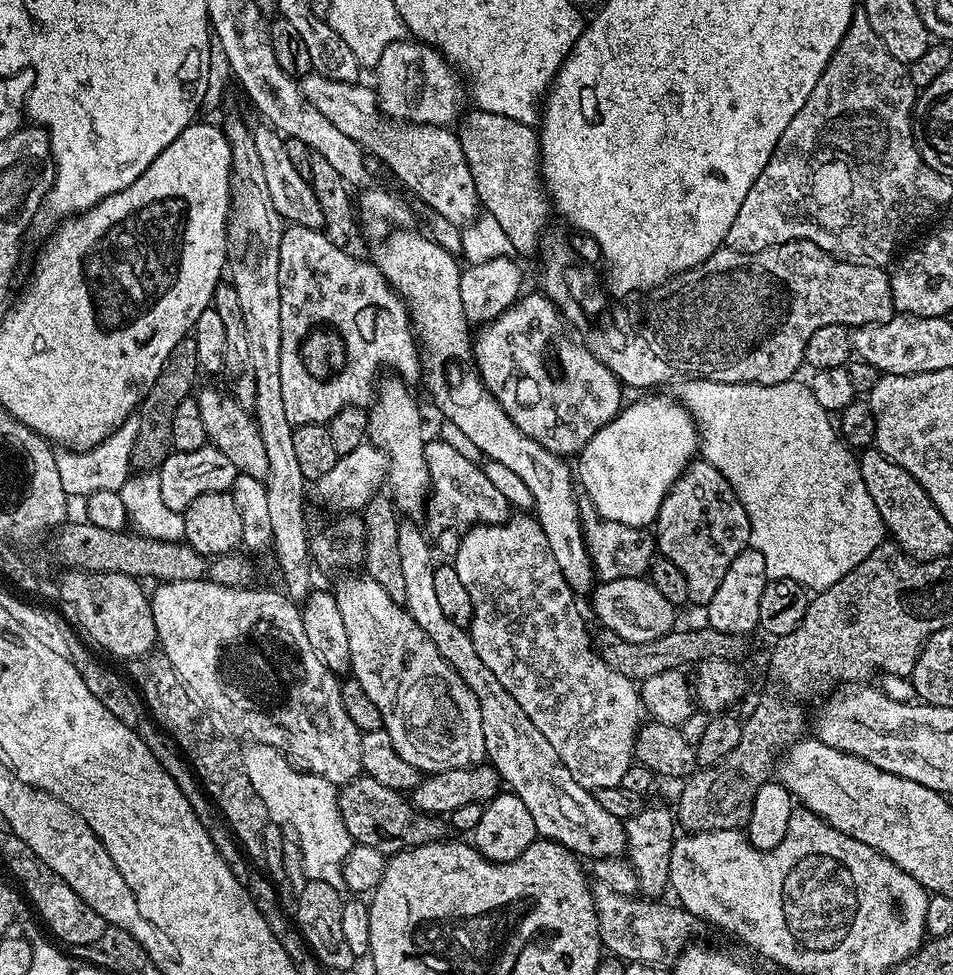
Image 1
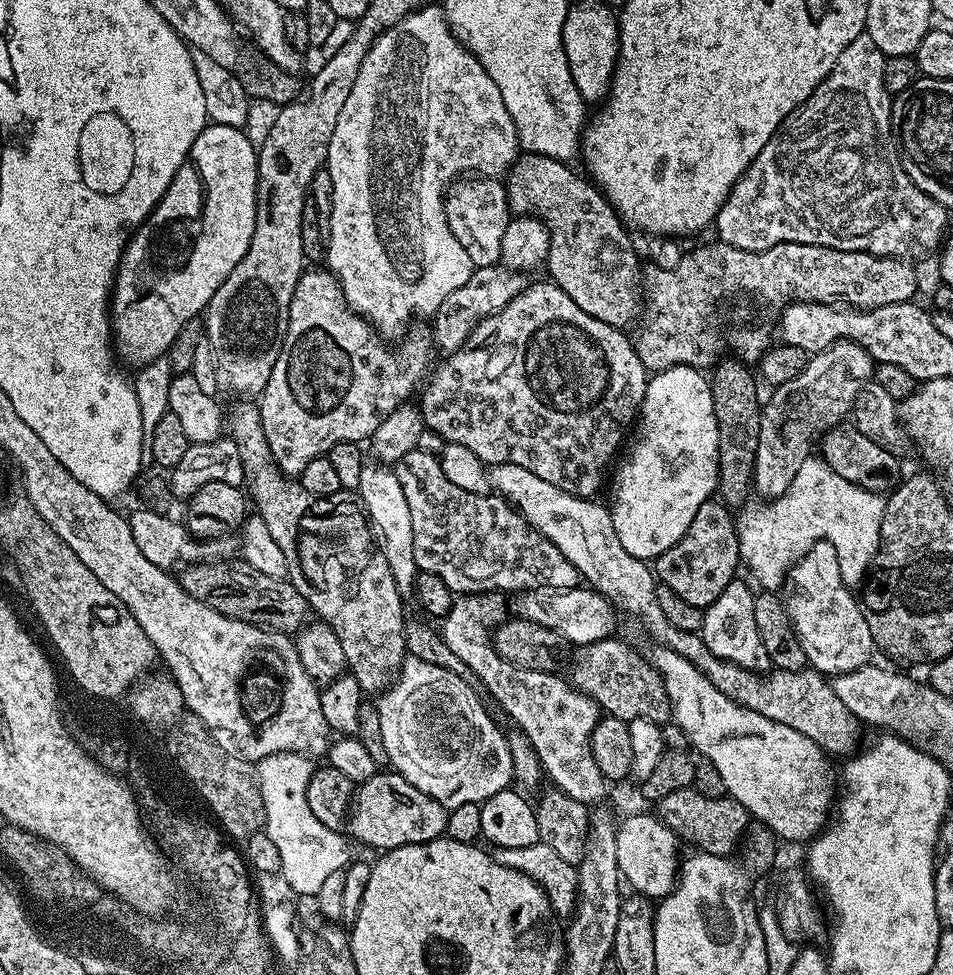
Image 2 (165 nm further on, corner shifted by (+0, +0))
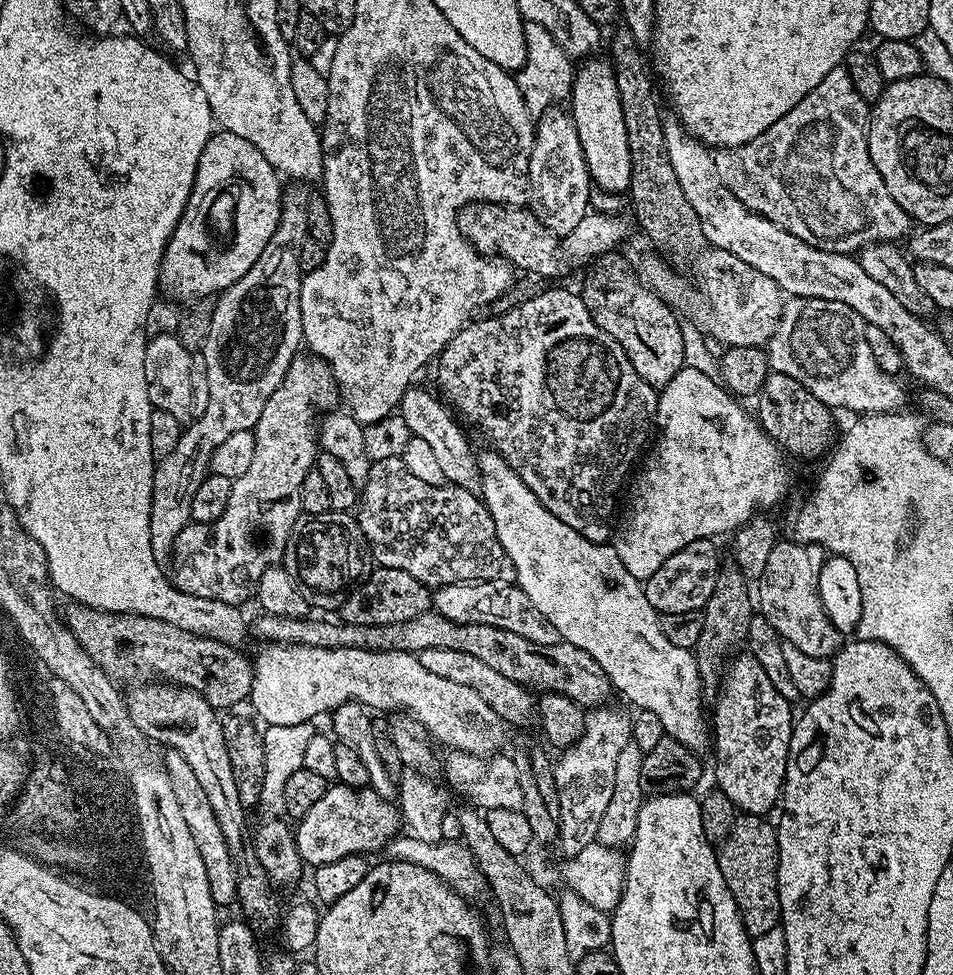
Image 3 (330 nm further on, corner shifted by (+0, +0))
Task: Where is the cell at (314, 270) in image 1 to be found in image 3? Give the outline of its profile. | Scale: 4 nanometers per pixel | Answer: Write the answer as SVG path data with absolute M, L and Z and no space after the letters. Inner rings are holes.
M297 354L290 362L278 390L270 394L258 418L254 429L256 433L254 458L250 461L246 474L242 474L242 478L232 482L230 503L226 505L222 518L215 520L210 527L195 522L188 524L186 530L178 534L178 542L174 542L170 576L183 595L192 596L201 602L216 600L217 605L240 606L243 600L251 601L255 597L262 574L277 567L285 559L292 527L302 514L300 510L302 478L306 478L306 474L314 467L318 455L318 432L314 427L314 421L317 419L316 408L335 409L336 400L338 404L336 379L328 369L328 363L308 354Z

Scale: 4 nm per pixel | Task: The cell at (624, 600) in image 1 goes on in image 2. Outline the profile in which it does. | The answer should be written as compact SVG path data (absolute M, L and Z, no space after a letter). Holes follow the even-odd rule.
M577 586L575 588L529 588L521 591L515 597L516 612L515 615L522 620L529 620L535 624L546 626L550 630L554 630L569 645L579 646L582 644L592 644L596 640L607 640L613 635L612 627L616 624L616 616L613 605L607 597L599 594L588 586Z

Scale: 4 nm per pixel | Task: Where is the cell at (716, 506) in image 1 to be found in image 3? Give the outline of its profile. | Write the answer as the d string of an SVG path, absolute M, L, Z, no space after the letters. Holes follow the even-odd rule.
M710 538L690 542L690 545L666 558L666 562L662 562L662 566L658 566L658 570L654 570L654 574L643 581L646 602L650 602L650 606L654 606L661 616L700 612L704 609L710 594L714 594L714 582L718 582L722 563L714 544L715 541Z

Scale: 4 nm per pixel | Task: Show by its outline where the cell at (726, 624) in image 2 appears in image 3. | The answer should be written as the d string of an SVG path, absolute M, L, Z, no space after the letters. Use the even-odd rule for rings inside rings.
M751 654L737 655L727 665L718 689L720 705L714 716L714 752L716 748L716 784L719 791L730 798L730 802L741 813L767 817L772 807L779 805L784 791L784 775L790 750L792 725L794 723L793 701L782 698L770 682L766 670Z

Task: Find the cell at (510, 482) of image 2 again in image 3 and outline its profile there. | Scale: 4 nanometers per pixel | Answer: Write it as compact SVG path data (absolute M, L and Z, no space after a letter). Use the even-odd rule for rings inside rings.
M413 386L406 390L406 394L402 394L398 414L406 422L406 426L410 426L413 436L427 441L434 450L438 467L449 485L465 488L475 494L479 493L480 466L477 457L468 453L468 442L459 426L456 425L457 417L453 415L449 405L443 399L435 400L426 389Z

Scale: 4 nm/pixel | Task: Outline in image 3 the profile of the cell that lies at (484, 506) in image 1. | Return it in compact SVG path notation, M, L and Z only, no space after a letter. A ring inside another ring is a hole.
M401 456L373 461L358 496L358 519L371 559L376 559L375 563L381 568L406 570L406 574L414 574L418 582L429 586L463 580L494 581L499 584L516 581L516 568L498 542L494 520L484 502L465 488L426 483L406 468ZM372 500L384 520L372 520Z

